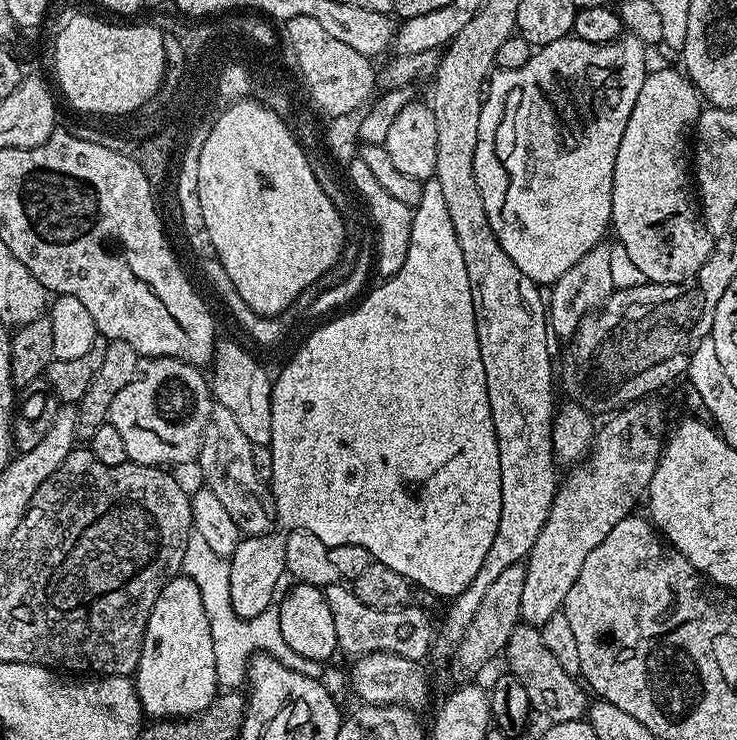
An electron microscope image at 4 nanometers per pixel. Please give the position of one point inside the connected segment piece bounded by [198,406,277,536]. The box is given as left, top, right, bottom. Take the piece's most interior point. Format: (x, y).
(226, 460)

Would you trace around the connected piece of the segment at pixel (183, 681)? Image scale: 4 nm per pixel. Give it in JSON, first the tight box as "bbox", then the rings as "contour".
{"bbox":[134,574,218,722],"contour":[[[177,574],[168,580],[158,594],[158,602],[154,602],[134,683],[145,717],[156,722],[196,716],[218,694],[210,618],[206,606],[202,606],[198,586],[186,575]]]}

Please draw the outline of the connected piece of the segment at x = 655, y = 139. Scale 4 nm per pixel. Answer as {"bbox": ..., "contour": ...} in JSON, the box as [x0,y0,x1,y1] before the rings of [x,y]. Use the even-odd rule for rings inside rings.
{"bbox":[612,66,714,284],"contour":[[[672,66],[649,71],[642,82],[642,91],[634,110],[630,110],[630,122],[626,122],[626,134],[622,134],[622,146],[618,146],[618,158],[614,162],[612,183],[612,223],[615,239],[626,248],[631,261],[642,270],[645,281],[662,284],[680,284],[691,280],[698,269],[708,261],[714,237],[702,219],[698,196],[694,191],[694,164],[690,159],[690,126],[695,125],[702,111],[702,97],[683,71]]]}

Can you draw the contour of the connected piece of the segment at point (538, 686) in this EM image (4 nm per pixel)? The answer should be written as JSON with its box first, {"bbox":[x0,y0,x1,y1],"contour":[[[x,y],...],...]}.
{"bbox":[502,622,590,724],"contour":[[[525,622],[517,624],[510,634],[502,656],[503,659],[508,659],[507,671],[510,675],[522,682],[526,698],[530,698],[533,713],[537,717],[545,716],[552,724],[585,719],[590,703],[589,693],[585,685],[577,677],[566,674],[558,658],[554,658],[554,654],[546,650],[546,642],[542,642],[539,627],[532,627]]]}

